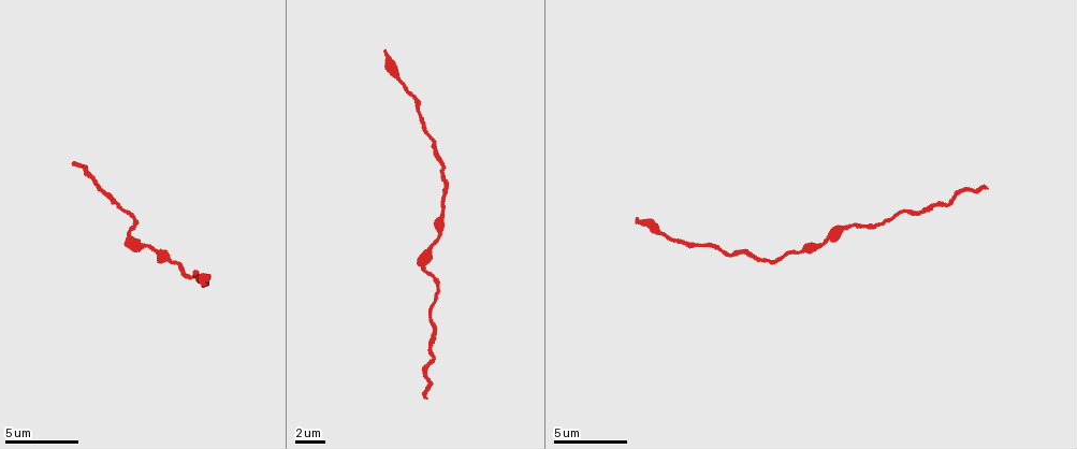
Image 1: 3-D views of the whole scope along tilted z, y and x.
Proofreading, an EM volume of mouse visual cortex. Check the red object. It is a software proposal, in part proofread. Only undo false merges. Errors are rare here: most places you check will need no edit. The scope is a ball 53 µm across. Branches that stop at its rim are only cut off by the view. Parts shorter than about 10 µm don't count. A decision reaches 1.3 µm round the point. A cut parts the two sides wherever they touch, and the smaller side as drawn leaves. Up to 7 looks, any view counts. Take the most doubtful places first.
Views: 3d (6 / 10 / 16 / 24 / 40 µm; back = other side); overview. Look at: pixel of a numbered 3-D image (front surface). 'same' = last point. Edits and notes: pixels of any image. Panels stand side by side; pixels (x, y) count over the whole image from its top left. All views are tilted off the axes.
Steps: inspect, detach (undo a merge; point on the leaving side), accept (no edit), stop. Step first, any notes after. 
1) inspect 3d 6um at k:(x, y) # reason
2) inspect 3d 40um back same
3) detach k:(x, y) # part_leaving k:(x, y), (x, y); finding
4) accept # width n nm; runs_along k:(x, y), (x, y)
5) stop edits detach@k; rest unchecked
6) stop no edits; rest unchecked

inspect 3d 6um at 1:(444, 208) # thick turns thin

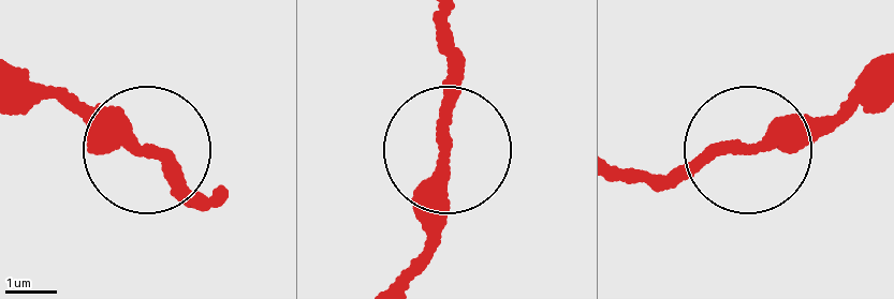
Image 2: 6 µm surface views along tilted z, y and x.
accept # runs_along 2:(799, 124), (743, 155), (711, 151), (618, 180); one neuron here

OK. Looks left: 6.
inspect 3d 10um at 1:(844, 228)

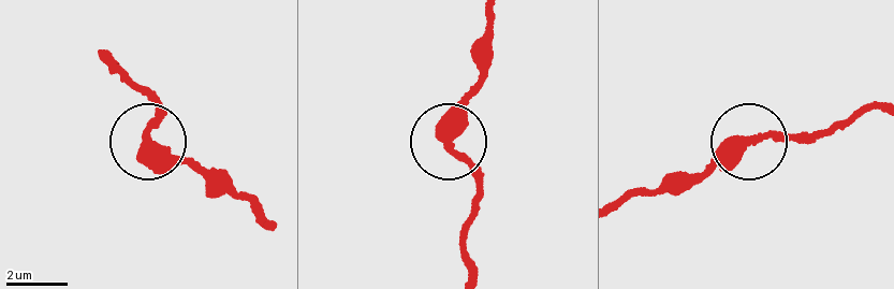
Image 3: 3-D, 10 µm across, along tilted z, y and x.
accept # runs_along 3:(209, 177), (151, 140), (158, 109); continuous, no second neuron

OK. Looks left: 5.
inspect 3d 16um at 1:(431, 316) # sudden change in width

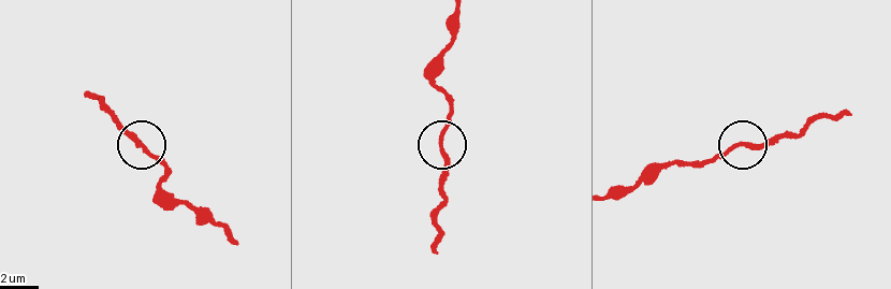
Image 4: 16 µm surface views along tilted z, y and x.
accept # runs_along 4:(623, 188), (642, 184), (667, 169), (785, 138); continuous, no second neuron

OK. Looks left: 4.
stop no edits; rest unchecked

